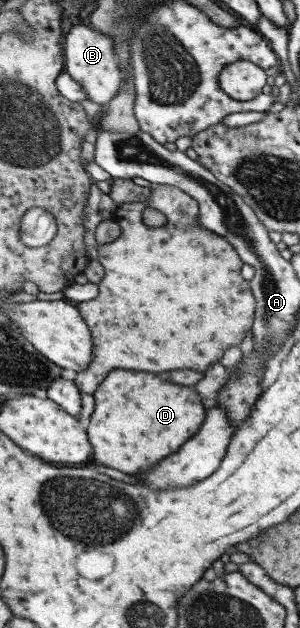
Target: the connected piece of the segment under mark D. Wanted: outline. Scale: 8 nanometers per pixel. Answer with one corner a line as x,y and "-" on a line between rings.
112,370
112,373
106,375
106,379
100,383
93,397
95,408
86,427
90,445
94,447
92,459
100,465
118,469
122,473
138,473
142,469
156,465
160,459
166,459
168,455
176,453
180,445
200,429
207,413
202,398
196,394
194,387
190,389
186,385
176,385
162,379
160,375
142,371

